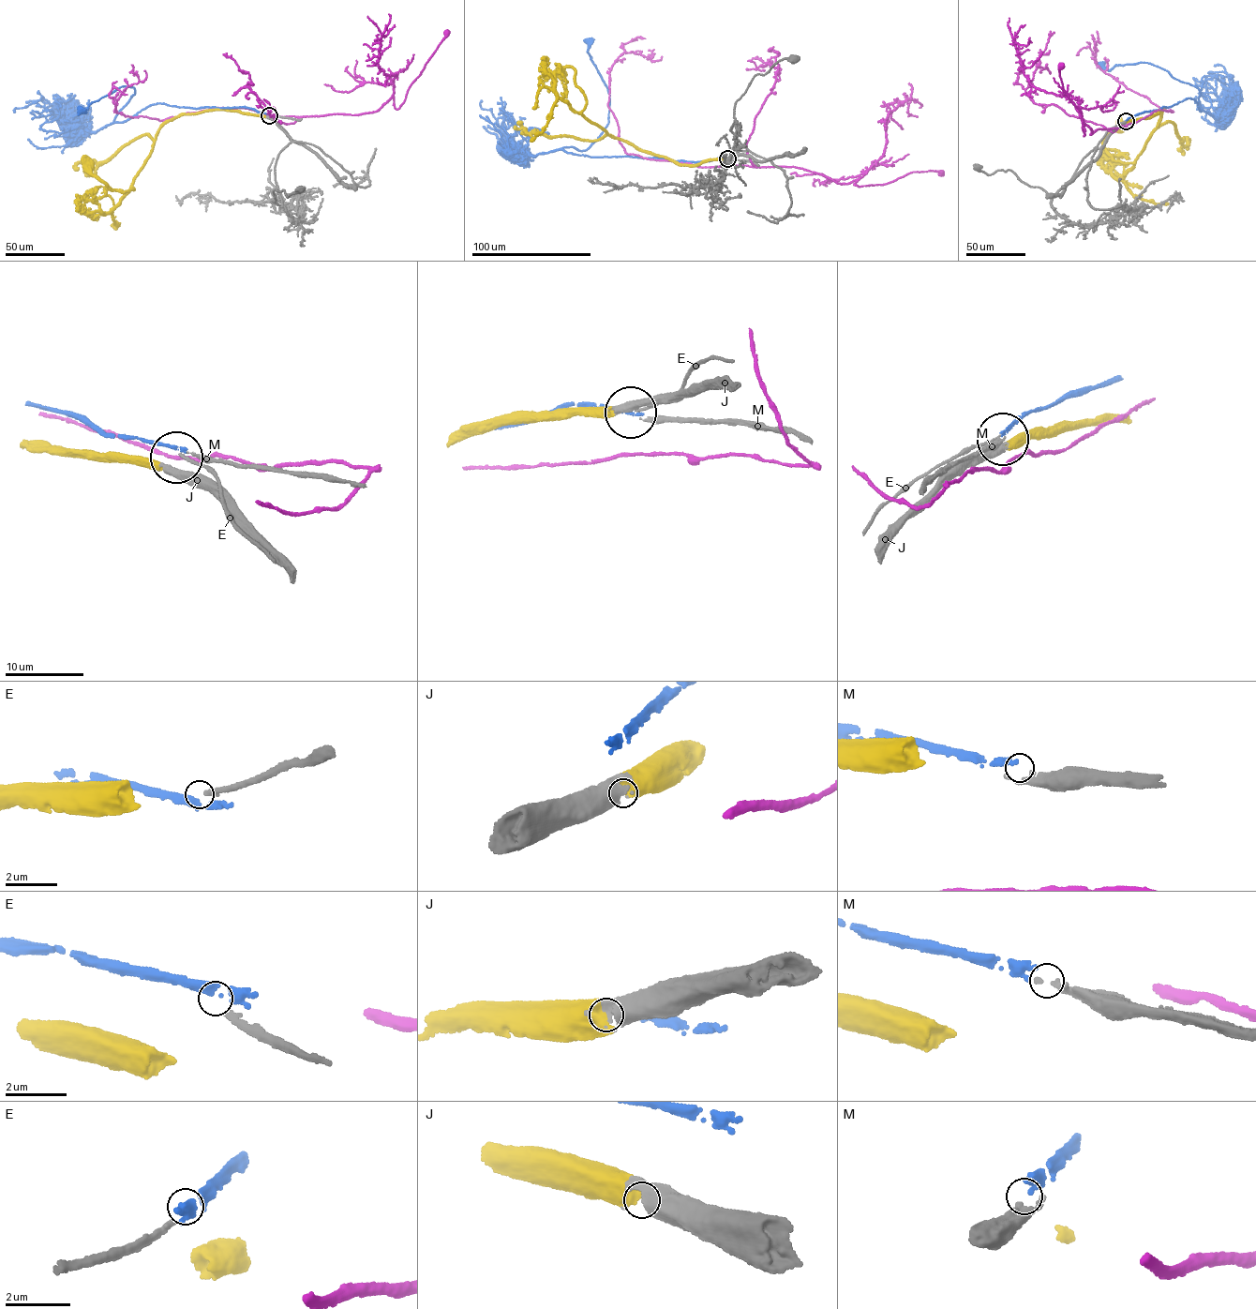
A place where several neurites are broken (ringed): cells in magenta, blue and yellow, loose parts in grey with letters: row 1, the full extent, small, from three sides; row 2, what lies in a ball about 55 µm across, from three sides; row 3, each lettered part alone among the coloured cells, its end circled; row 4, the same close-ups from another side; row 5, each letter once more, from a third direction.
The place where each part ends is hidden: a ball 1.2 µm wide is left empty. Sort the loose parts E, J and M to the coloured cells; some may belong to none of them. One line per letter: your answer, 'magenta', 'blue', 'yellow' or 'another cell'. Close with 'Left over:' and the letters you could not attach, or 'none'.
E: another cell
J: yellow
M: blue
Left over: E

